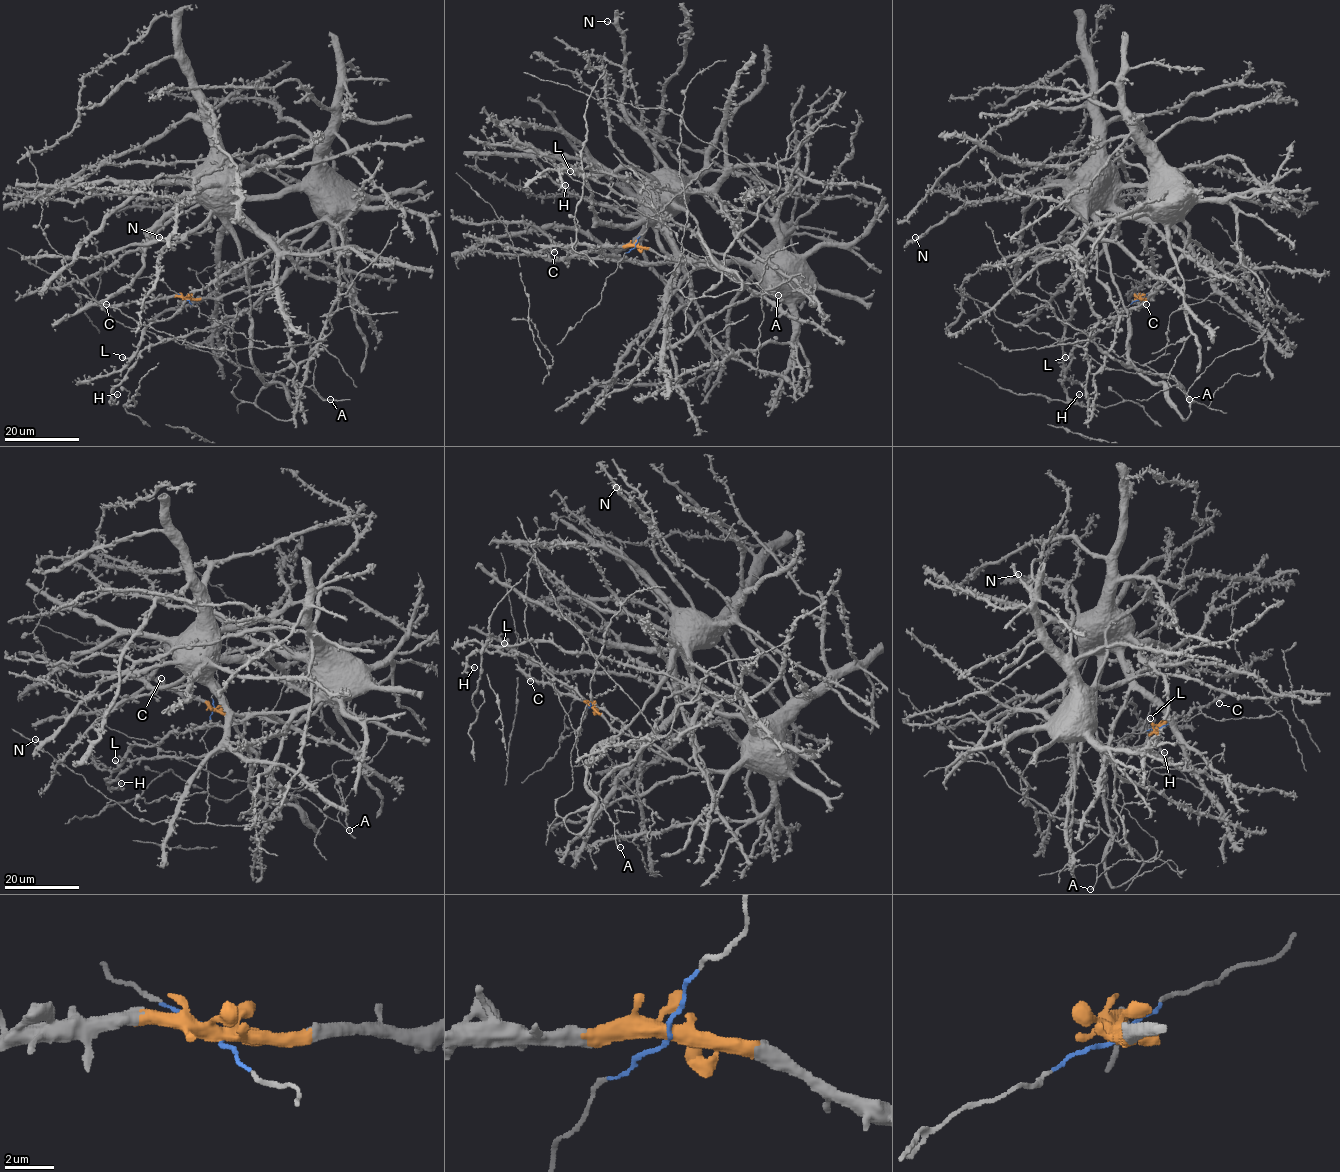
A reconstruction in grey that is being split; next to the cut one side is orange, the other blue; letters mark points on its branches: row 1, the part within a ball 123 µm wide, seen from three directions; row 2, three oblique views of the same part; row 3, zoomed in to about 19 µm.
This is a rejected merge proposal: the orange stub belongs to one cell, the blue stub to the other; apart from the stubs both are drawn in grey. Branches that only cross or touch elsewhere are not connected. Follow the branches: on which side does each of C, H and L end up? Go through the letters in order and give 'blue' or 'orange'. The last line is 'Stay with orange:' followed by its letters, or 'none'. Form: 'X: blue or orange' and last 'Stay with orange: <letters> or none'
C: orange
H: orange
L: orange
Stay with orange: C, H, L

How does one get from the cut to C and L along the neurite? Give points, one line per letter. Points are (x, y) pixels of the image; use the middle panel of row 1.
C: (635, 246), (575, 244), (552, 246), (554, 252)
L: (635, 246), (680, 260), (711, 258), (685, 227), (570, 171)

